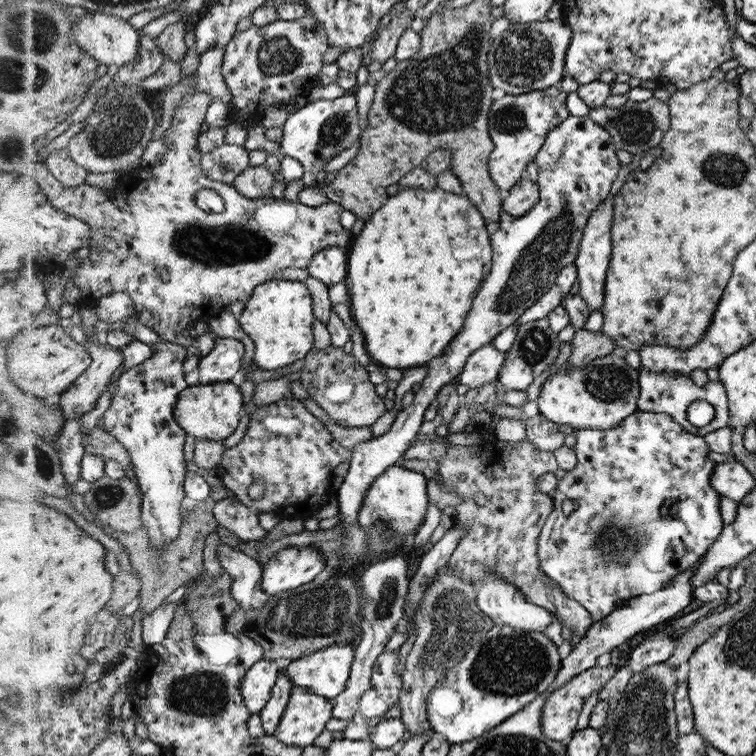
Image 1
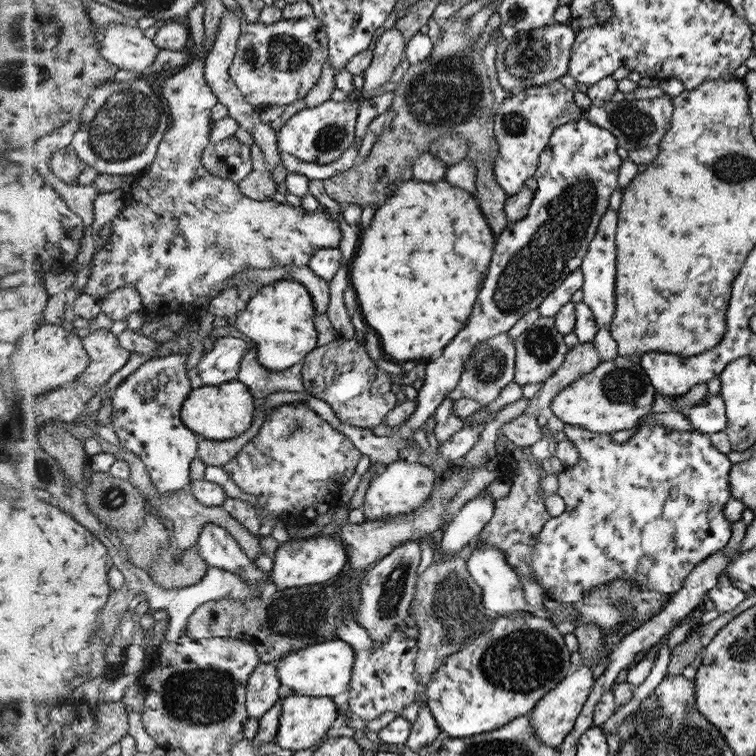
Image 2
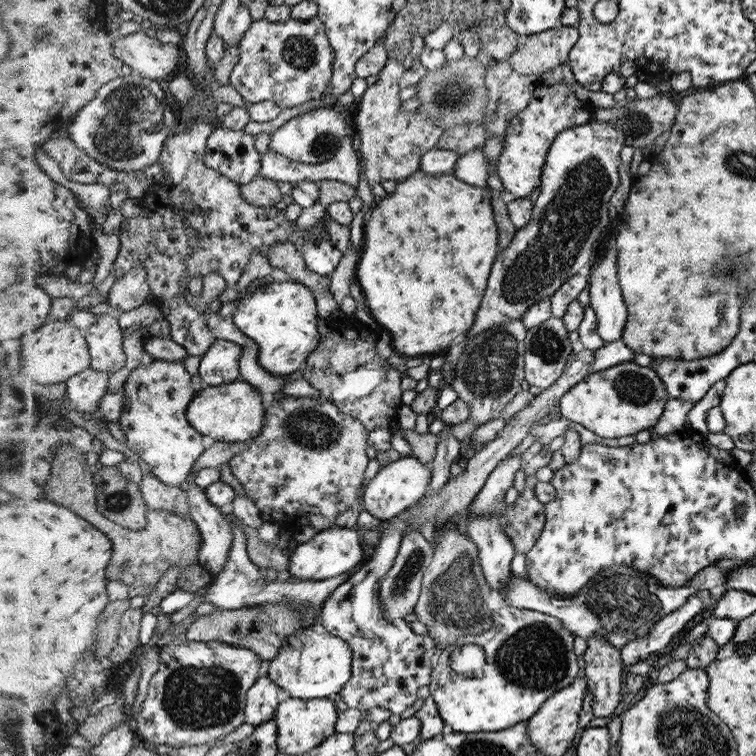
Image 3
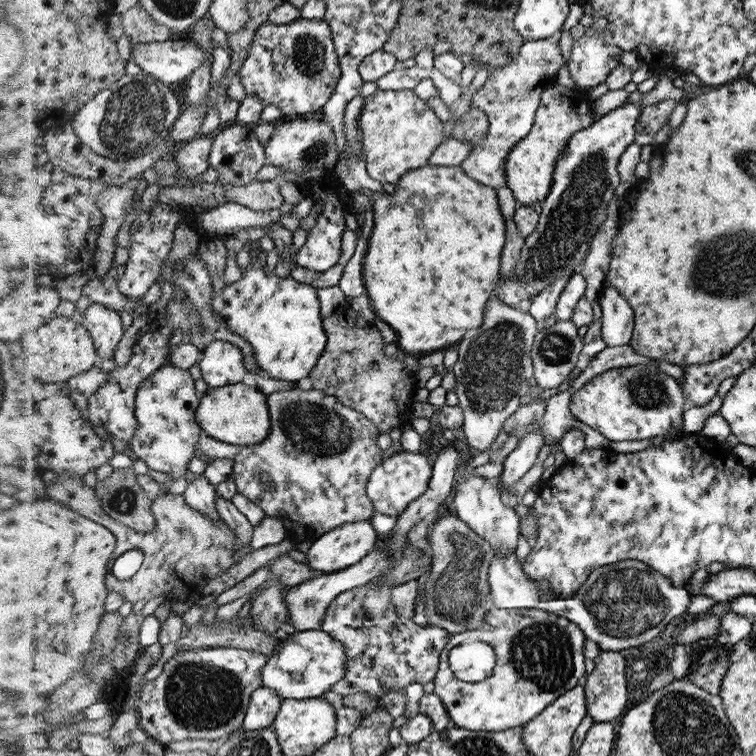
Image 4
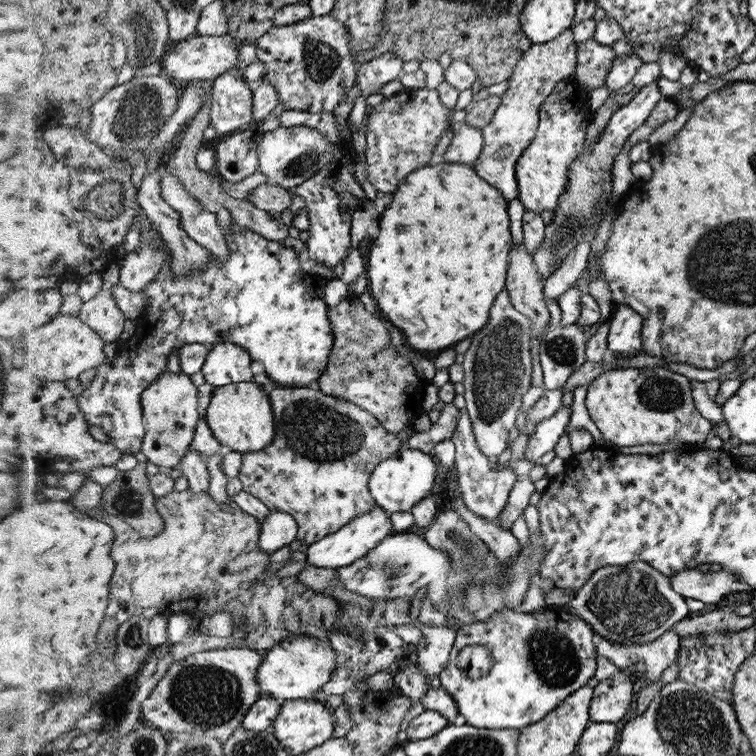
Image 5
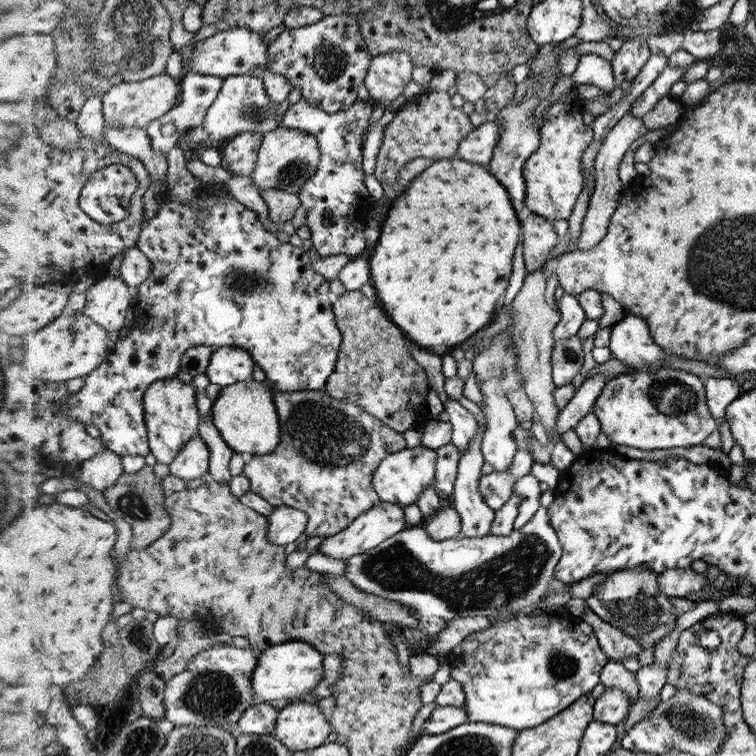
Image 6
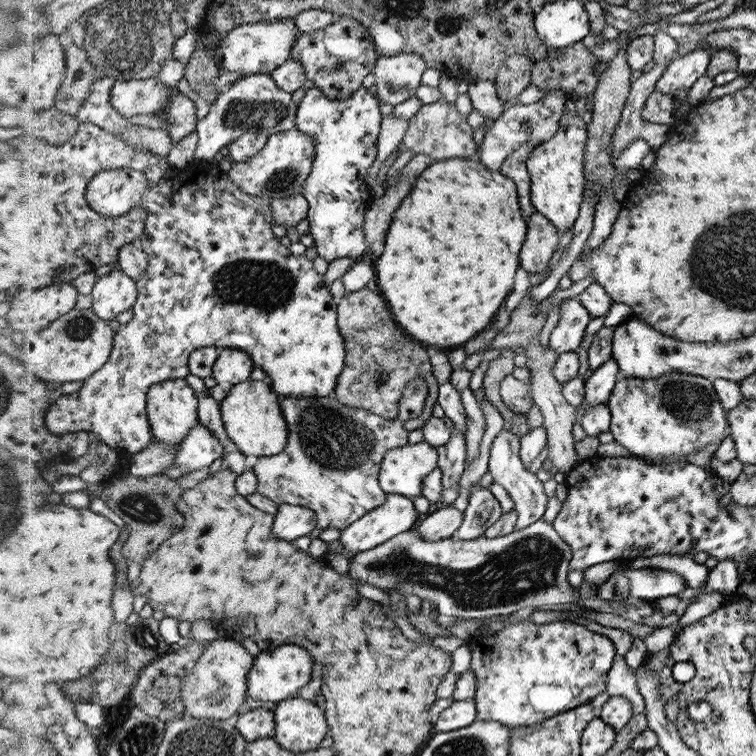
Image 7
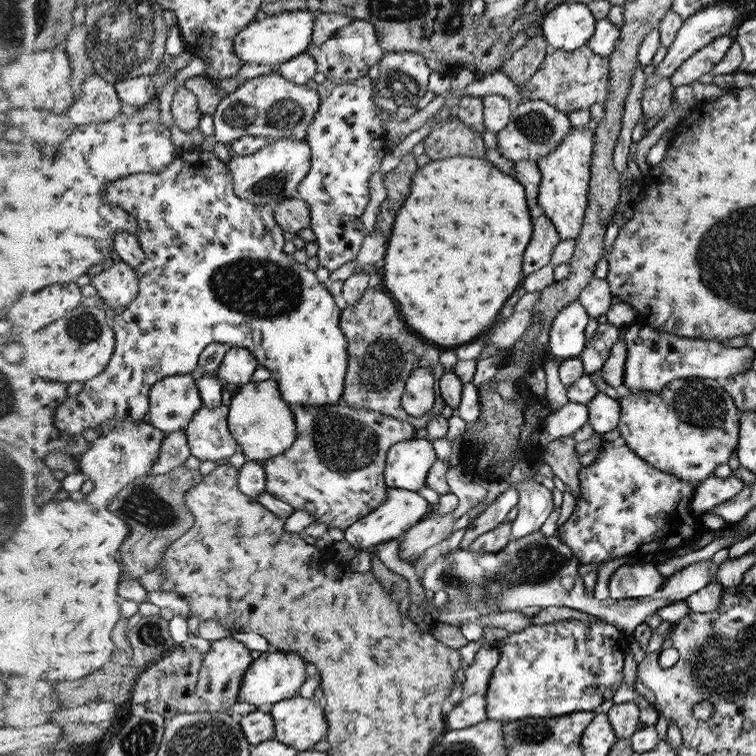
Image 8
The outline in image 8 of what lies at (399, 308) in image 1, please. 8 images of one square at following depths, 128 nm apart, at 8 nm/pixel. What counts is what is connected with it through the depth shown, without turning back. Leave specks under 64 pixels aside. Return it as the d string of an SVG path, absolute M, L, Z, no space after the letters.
M472 156L430 161L418 168L411 184L412 198L404 202L404 210L396 218L396 230L388 240L384 286L400 302L404 322L426 340L445 348L466 345L496 322L502 306L522 282L522 254L531 244L533 233L526 187L496 169L488 159Z

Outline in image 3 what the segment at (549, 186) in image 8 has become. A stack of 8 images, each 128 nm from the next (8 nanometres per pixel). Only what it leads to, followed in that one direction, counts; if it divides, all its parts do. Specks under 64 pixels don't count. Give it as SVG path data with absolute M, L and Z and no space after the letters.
M556 82L542 85L534 90L528 106L512 117L505 128L503 149L498 161L497 175L506 190L508 198L530 196L535 188L541 189L541 174L544 161L556 135L562 130L583 125L590 120L590 112L580 102L568 84Z

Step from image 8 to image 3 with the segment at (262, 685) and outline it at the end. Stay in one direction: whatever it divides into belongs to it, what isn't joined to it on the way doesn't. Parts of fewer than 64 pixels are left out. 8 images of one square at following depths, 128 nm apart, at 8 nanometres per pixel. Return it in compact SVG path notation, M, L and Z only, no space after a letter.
M304 628L304 634L308 634L308 644L300 640L285 644L276 658L267 664L267 671L273 681L294 698L323 699L338 694L351 680L351 662L354 660L351 645L321 628Z

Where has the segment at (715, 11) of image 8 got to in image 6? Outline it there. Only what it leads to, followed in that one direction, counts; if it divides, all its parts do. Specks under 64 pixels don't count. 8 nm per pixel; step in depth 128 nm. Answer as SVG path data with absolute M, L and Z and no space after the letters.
M629 111L608 131L606 138L602 141L598 150L592 150L593 161L591 162L591 167L595 167L595 189L589 198L587 212L581 225L582 234L580 234L578 240L579 250L590 250L596 244L600 243L604 235L606 235L612 215L619 204L618 197L620 191L623 188L618 172L620 161L630 148L630 144L650 131L645 128L640 118L635 118Z

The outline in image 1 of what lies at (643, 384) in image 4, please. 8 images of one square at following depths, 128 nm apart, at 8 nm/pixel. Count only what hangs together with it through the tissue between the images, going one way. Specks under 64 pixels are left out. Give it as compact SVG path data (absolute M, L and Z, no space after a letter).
M613 353L595 358L586 367L564 363L543 383L537 398L540 414L559 424L570 424L575 430L608 430L618 426L638 410L639 369Z

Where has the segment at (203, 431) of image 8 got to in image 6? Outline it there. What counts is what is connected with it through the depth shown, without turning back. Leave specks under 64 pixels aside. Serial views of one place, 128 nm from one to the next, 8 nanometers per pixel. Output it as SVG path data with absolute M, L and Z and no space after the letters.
M200 435L192 440L171 465L171 475L186 481L204 479L211 473L212 449Z

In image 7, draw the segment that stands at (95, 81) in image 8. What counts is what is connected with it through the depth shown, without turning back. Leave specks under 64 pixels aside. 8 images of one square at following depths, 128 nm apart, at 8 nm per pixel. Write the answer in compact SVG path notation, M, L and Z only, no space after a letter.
M104 75L100 80L94 82L94 86L92 86L92 94L90 94L88 102L84 104L84 108L80 110L78 121L82 120L83 124L93 123L110 131L124 131L124 135L126 135L125 140L127 140L128 143L137 145L142 150L155 152L162 158L169 157L175 141L171 137L171 131L169 128L170 123L168 123L168 119L166 119L167 114L165 114L165 121L167 122L167 126L165 126L166 130L154 130L152 127L145 127L144 125L132 125L125 119L125 116L111 104L113 90L117 81L118 80L115 78Z

